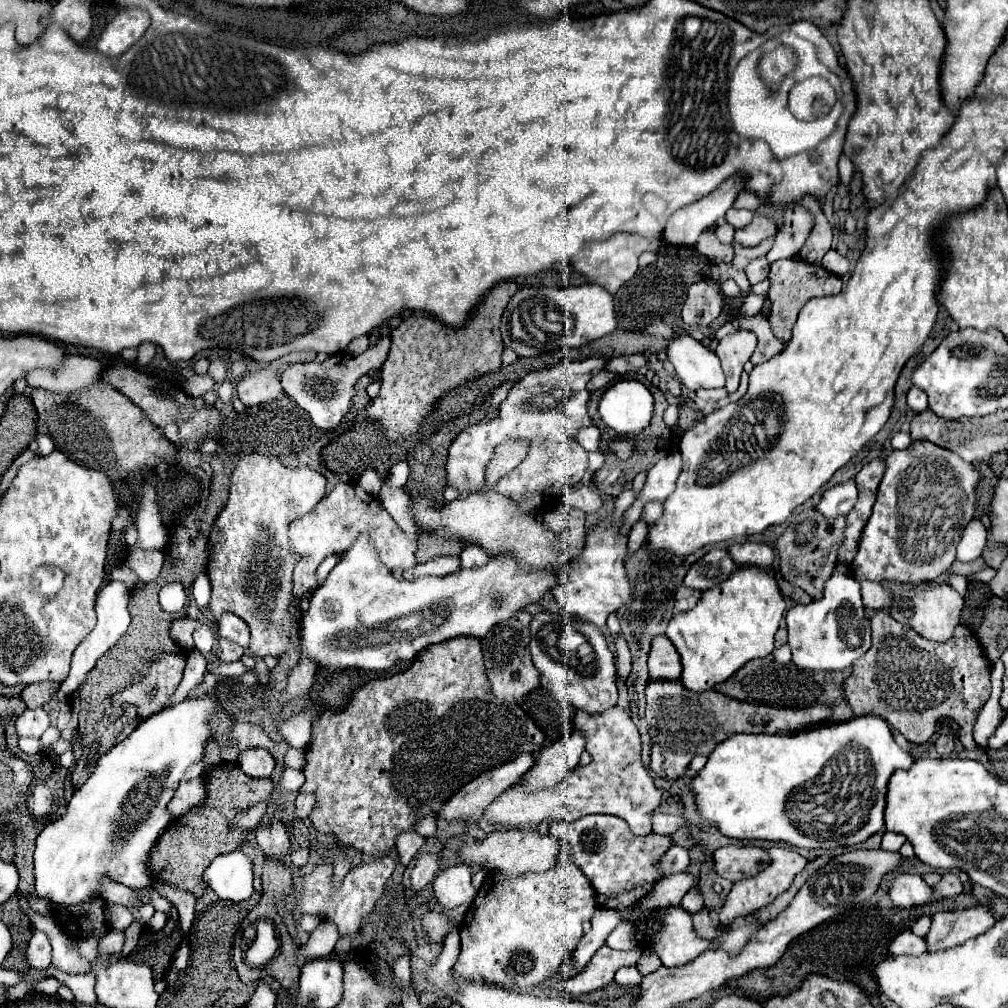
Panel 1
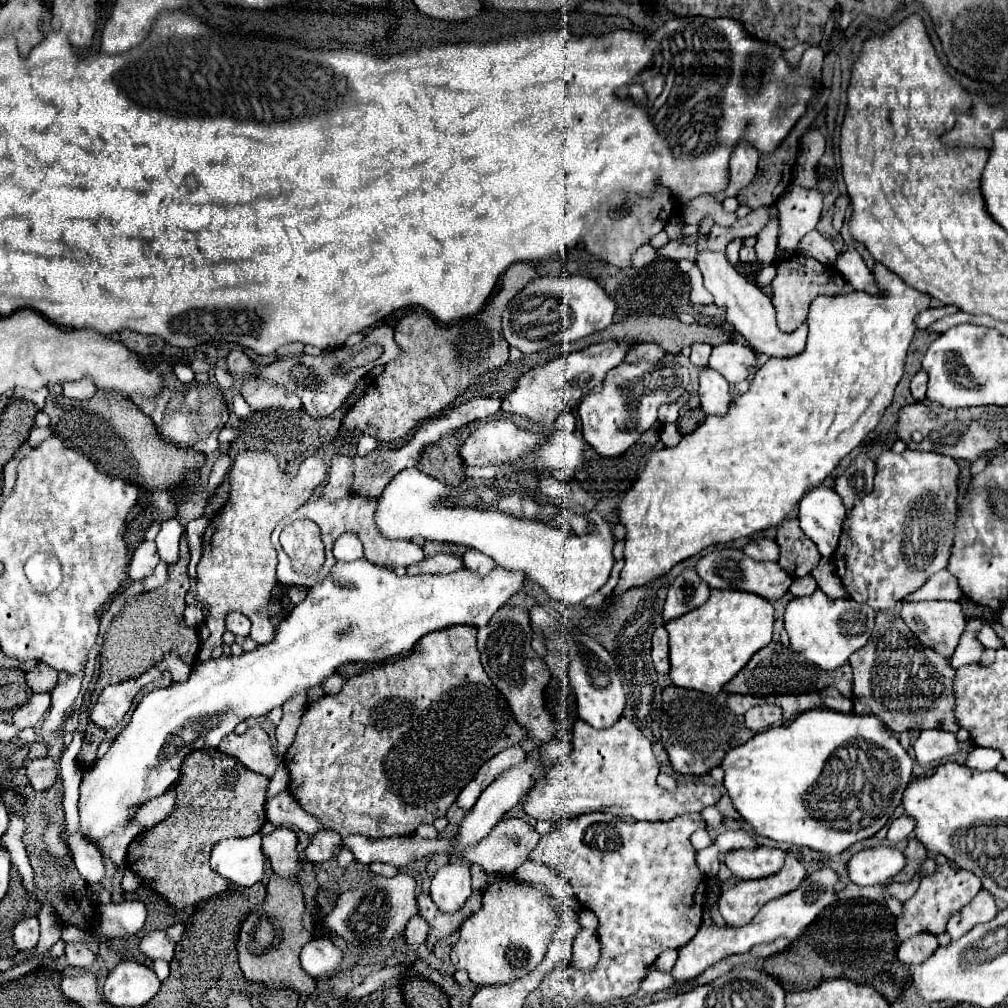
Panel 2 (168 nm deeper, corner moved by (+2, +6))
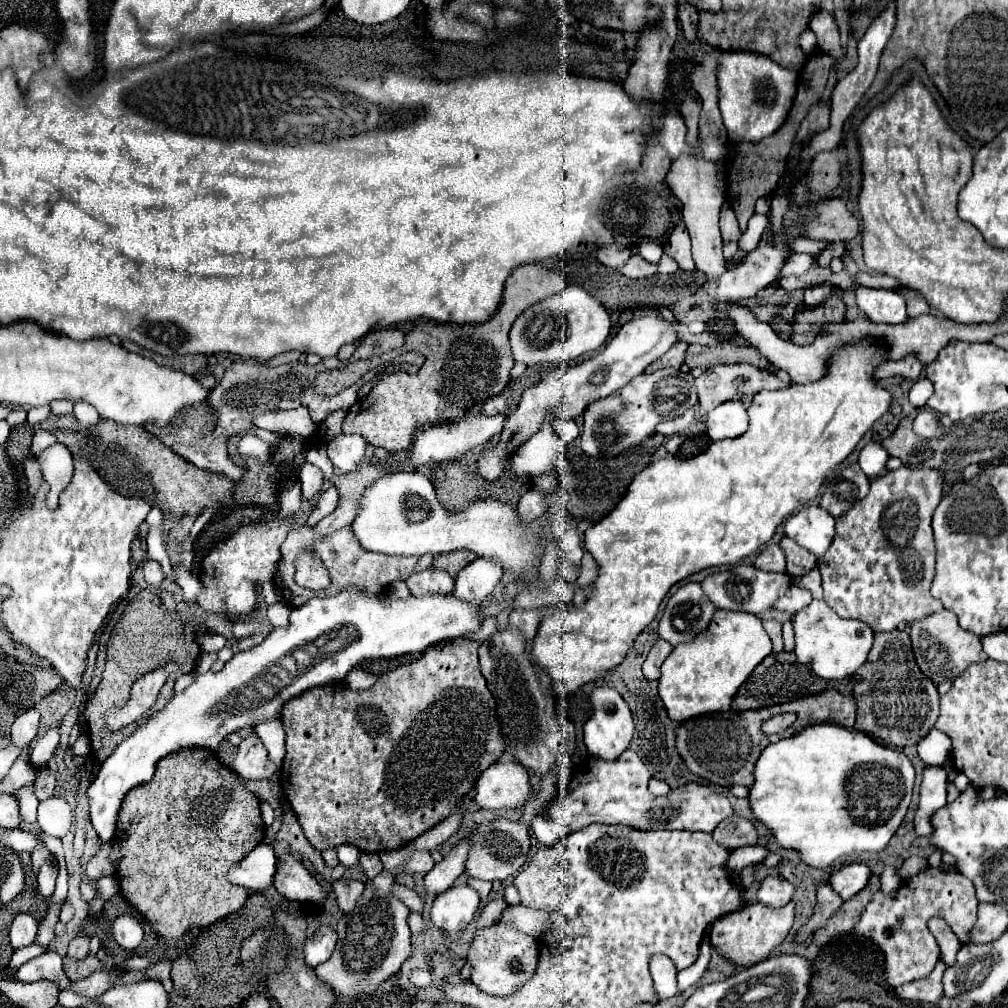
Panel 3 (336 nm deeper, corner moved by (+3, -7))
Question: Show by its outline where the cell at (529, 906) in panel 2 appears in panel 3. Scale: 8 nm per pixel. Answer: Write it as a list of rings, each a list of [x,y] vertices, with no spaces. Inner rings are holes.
[[[496,922],[494,926],[480,928],[480,930],[476,930],[476,934],[470,942],[470,950],[468,950],[468,958],[466,958],[466,962],[472,966],[470,982],[474,982],[486,994],[508,996],[508,994],[520,990],[520,986],[524,986],[524,982],[528,982],[528,978],[532,978],[532,974],[536,972],[536,966],[538,966],[538,956],[540,956],[538,940],[534,936],[528,936],[528,934],[508,926],[506,922]]]

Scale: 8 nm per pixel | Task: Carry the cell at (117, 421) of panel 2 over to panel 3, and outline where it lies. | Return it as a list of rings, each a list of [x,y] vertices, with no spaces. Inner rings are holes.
[[[50,414],[42,428],[52,432],[60,444],[64,444],[70,454],[78,460],[92,464],[92,468],[118,492],[124,496],[144,498],[150,506],[160,506],[164,514],[184,516],[200,514],[210,506],[228,506],[232,502],[232,488],[224,474],[214,474],[200,470],[174,454],[156,436],[146,432],[142,426],[120,426],[110,420],[100,420],[96,426],[82,426],[74,414],[54,416]]]

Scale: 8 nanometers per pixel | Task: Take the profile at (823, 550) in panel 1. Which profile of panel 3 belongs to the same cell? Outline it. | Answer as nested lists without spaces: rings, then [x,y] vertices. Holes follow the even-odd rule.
[[[782,538],[780,548],[784,550],[786,560],[788,560],[788,570],[786,570],[788,576],[792,576],[792,578],[794,576],[804,576],[816,566],[816,558],[808,550],[804,550],[796,542],[792,542],[790,538]]]

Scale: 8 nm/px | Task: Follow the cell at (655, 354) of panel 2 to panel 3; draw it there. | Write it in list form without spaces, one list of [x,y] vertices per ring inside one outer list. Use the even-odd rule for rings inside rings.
[[[676,342],[676,346],[672,346],[672,352],[668,352],[668,354],[664,354],[664,358],[660,358],[660,360],[656,360],[652,366],[648,366],[644,372],[646,374],[650,374],[650,372],[654,372],[654,370],[658,370],[664,368],[664,366],[674,366],[674,368],[680,368],[682,364],[684,364],[684,352],[686,352],[686,342]]]

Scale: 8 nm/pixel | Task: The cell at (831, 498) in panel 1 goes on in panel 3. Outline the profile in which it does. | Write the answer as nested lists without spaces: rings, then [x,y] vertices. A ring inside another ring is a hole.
[[[806,506],[788,518],[784,534],[800,546],[808,548],[816,558],[822,558],[832,544],[834,524],[836,518],[832,514],[826,514],[826,510],[820,510],[820,506]]]

